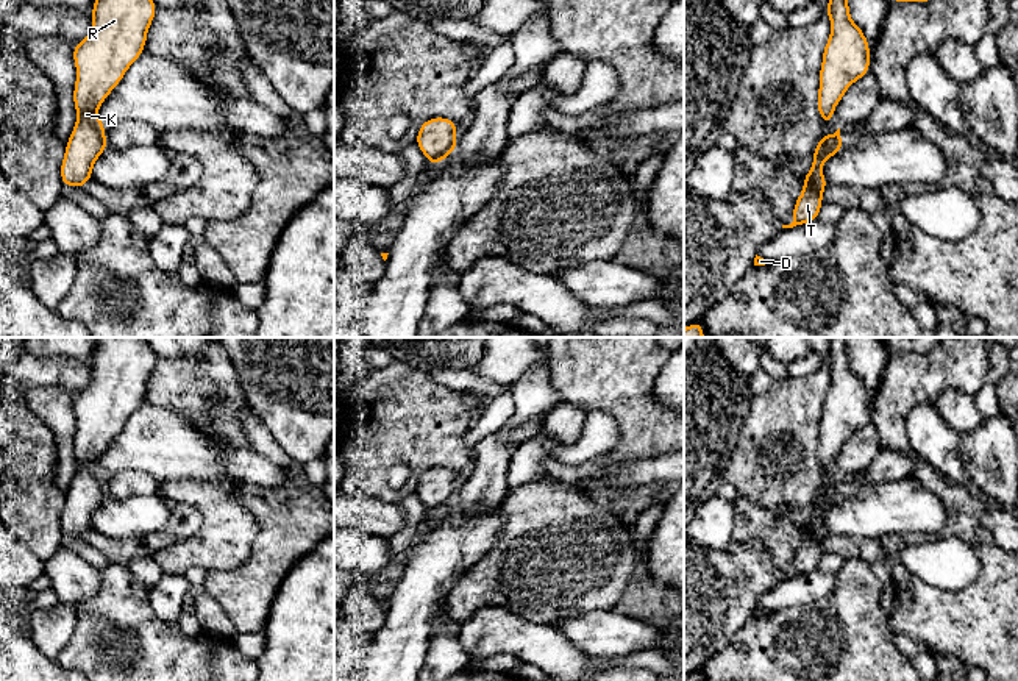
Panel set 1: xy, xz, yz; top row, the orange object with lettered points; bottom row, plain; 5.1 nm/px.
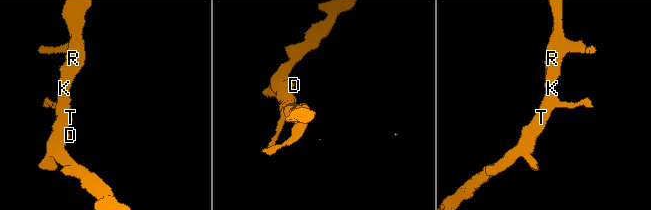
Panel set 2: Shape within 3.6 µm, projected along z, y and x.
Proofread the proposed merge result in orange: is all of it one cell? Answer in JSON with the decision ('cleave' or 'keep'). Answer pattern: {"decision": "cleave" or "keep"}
{"decision": "keep"}

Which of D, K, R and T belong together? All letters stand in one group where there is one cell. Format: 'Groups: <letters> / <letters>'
Groups: D K R T

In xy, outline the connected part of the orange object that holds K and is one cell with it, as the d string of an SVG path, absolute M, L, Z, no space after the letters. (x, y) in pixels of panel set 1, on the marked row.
M95 0L92 31L73 45L77 123L61 162L62 186L83 189L92 166L108 147L97 108L144 53L158 8L153 0Z

